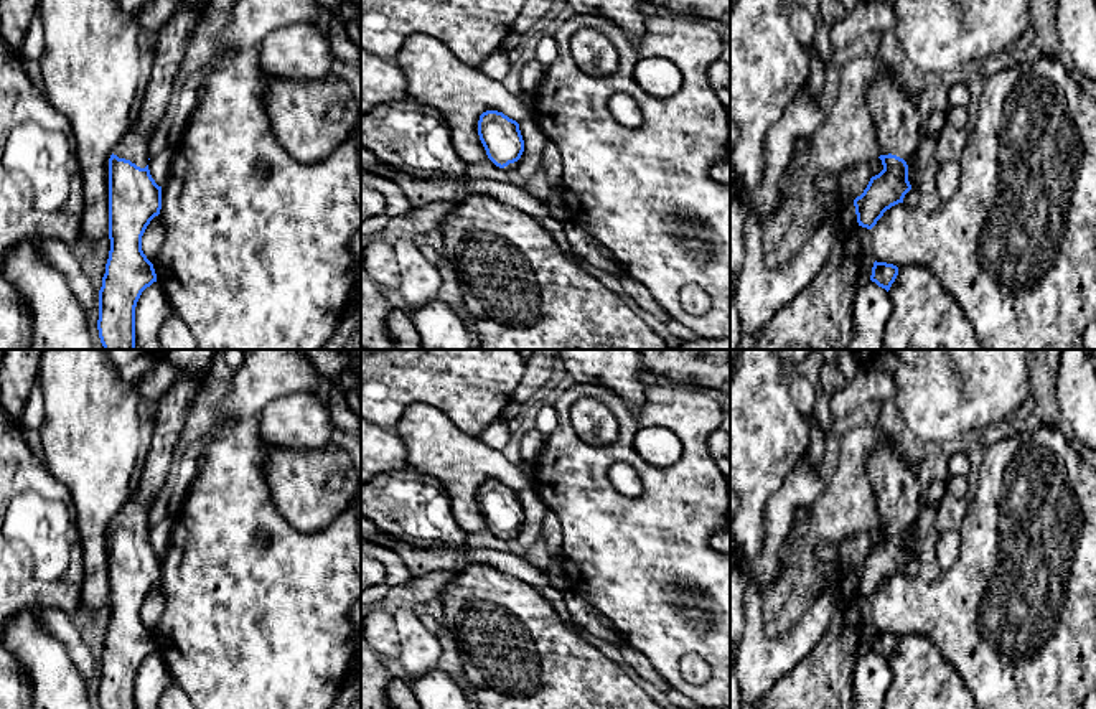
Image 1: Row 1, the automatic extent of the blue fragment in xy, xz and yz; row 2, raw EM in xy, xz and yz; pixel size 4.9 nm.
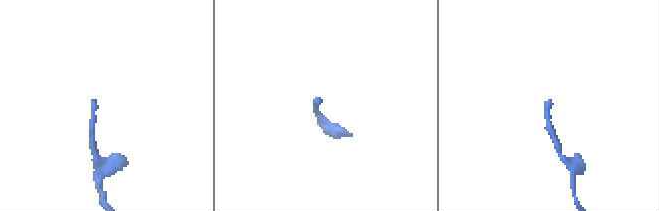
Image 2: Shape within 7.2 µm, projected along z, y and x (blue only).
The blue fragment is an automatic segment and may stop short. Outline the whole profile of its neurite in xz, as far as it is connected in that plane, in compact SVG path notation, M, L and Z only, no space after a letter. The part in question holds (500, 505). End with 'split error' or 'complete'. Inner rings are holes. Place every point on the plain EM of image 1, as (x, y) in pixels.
M483 481L478 490L478 505L488 528L499 538L518 531L524 521L519 493L503 481Z; complete

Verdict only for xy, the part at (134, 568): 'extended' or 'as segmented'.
extended

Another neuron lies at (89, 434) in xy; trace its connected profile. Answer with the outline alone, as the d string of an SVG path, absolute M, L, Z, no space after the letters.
M43 350L38 386L44 404L40 429L44 467L69 490L76 511L84 567L79 612L94 613L109 605L109 528L132 496L143 402L114 368L107 350Z

